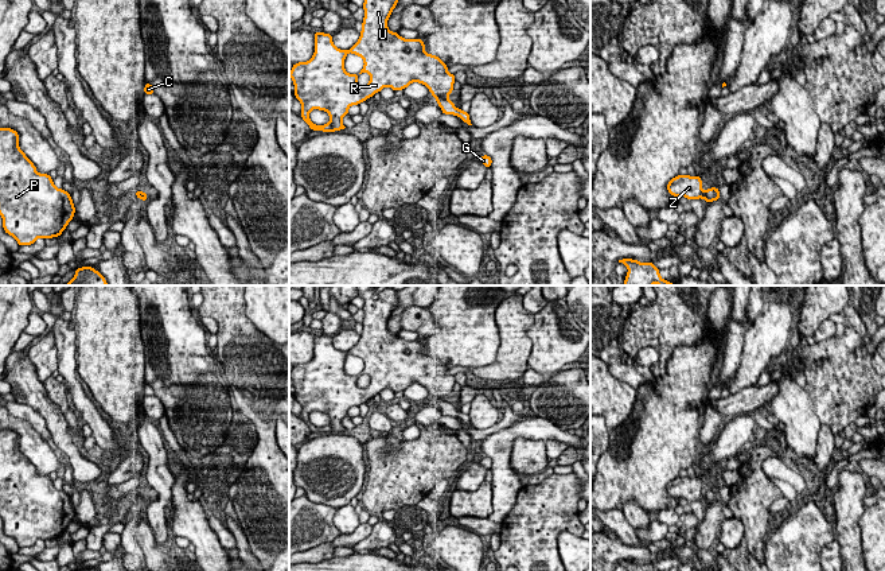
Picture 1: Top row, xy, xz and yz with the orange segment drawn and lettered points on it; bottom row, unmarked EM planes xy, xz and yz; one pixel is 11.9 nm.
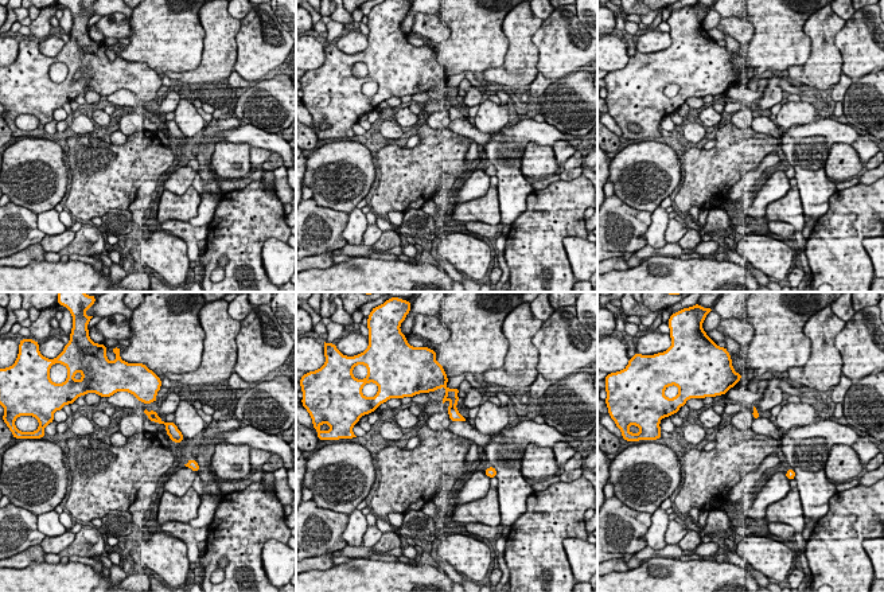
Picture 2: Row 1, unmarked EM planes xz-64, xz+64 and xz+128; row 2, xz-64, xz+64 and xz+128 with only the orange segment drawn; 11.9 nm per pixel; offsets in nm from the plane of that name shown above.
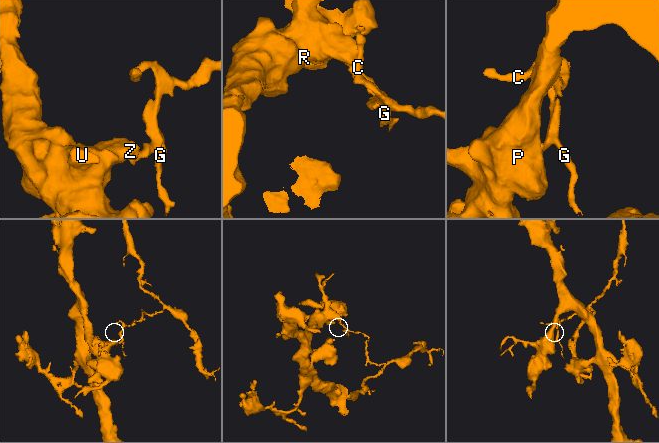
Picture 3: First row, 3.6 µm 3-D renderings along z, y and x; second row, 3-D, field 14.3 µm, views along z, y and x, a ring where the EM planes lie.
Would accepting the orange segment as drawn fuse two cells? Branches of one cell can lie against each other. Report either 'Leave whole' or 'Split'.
Split

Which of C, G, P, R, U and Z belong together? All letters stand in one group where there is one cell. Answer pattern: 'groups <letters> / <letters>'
groups C G / P R U Z

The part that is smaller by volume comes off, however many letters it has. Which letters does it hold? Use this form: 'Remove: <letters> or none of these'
Remove: C, G

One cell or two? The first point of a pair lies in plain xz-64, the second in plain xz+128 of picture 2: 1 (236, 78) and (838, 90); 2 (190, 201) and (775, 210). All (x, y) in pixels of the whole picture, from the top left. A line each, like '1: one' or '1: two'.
1: one
2: one

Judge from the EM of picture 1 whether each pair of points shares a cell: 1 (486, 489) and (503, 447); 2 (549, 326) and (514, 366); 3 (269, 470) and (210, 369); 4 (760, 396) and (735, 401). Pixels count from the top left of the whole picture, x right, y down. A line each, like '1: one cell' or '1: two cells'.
1: two cells
2: two cells
3: two cells
4: one cell

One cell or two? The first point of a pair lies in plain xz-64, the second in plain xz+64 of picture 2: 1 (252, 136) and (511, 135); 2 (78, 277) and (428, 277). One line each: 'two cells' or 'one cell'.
1: one cell
2: one cell

